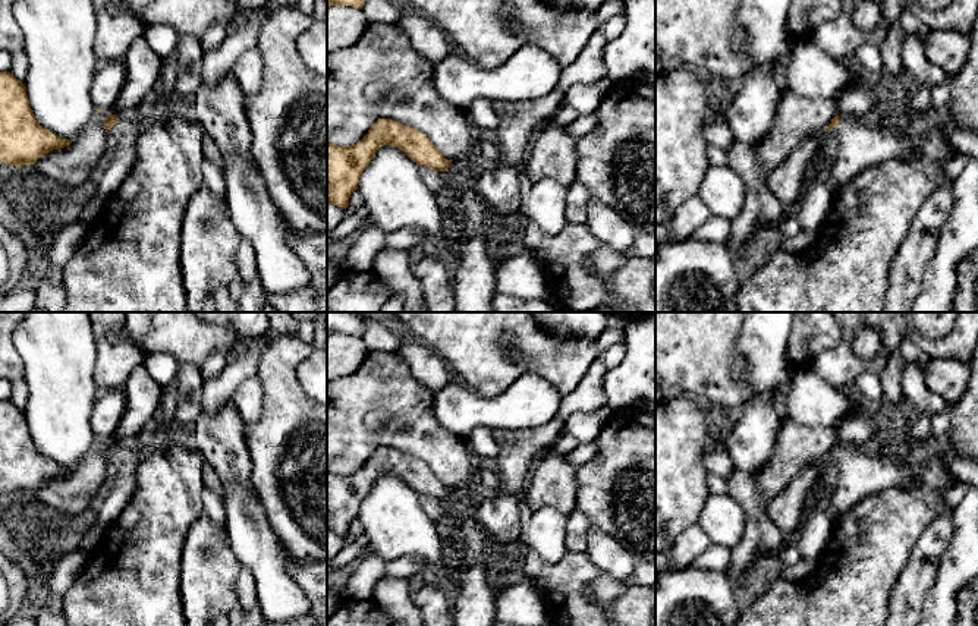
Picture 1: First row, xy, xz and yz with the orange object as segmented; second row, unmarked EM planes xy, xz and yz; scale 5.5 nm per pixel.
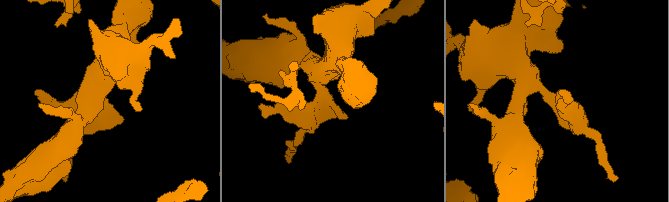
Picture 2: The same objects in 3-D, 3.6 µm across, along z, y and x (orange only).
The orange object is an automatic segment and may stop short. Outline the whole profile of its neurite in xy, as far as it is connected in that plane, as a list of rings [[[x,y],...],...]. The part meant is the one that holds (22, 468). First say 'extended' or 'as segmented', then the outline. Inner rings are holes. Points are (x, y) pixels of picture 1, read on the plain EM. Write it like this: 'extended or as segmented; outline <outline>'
as segmented; outline [[[0,400],[0,491],[21,497],[70,472],[35,449],[25,412]]]

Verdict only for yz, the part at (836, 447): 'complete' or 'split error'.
split error

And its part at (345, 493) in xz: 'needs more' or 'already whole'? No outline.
needs more

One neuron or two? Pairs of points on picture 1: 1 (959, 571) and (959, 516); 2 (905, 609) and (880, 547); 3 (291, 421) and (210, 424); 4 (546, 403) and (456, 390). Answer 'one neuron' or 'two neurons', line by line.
1: one neuron
2: two neurons
3: two neurons
4: one neuron

